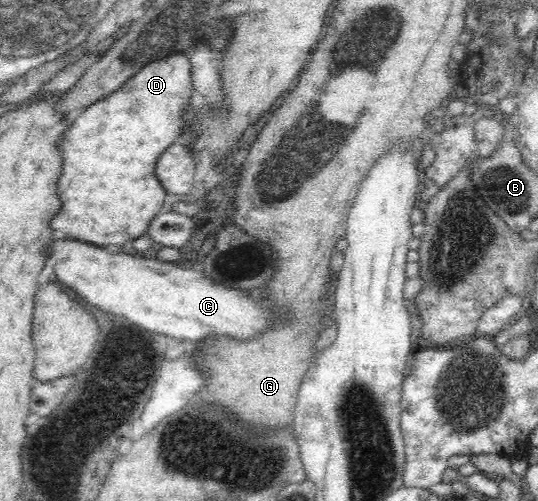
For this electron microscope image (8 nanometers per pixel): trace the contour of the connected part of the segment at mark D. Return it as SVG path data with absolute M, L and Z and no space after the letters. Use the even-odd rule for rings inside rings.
M170 51L161 58L146 62L122 87L86 107L67 125L57 143L62 159L60 179L56 185L61 206L50 219L52 230L63 231L68 238L102 248L109 245L122 247L144 234L151 218L165 209L168 195L160 182L154 179L154 161L172 143L172 139L180 135L181 117L178 117L178 109L190 104L191 97L195 95L190 93L193 87L188 57L184 51Z

